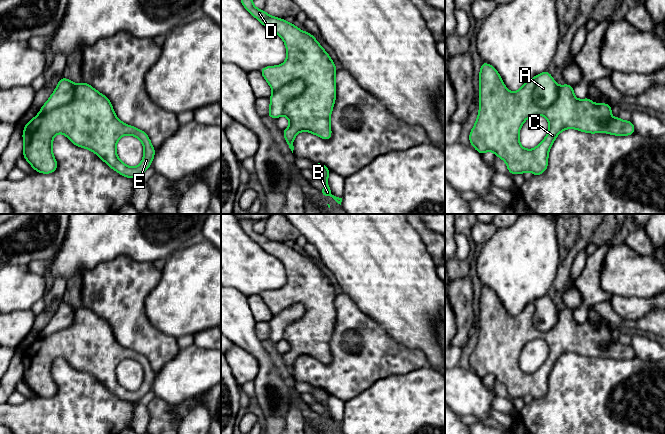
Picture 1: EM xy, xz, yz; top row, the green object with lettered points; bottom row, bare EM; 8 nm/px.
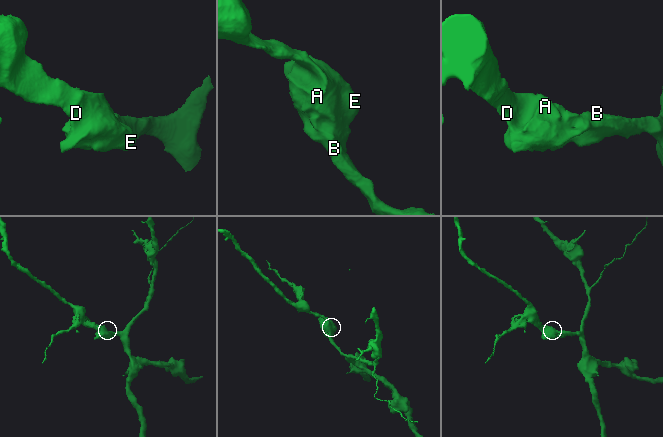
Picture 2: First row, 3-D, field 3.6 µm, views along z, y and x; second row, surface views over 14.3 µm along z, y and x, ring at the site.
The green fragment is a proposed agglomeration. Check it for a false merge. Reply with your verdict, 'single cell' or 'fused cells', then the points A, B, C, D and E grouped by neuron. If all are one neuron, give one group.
fused cells; A / B C D E

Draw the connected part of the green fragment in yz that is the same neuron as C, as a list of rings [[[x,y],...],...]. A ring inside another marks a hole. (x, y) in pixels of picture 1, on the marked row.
[[[482,62],[479,88],[479,113],[469,134],[470,143],[480,155],[493,151],[505,161],[511,175],[531,171],[537,176],[545,172],[551,145],[565,129],[617,136],[635,133],[631,120],[623,121],[618,116],[611,118],[610,104],[595,104],[588,97],[577,100],[570,84],[559,86],[556,101],[550,107],[543,108],[533,99],[533,78],[512,93],[497,70]],[[534,115],[547,118],[549,132],[539,145],[528,150],[519,143],[519,131],[525,120]]]

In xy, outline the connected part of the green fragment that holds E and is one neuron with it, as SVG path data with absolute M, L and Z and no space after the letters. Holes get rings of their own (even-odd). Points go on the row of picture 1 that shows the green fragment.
M84 82L75 85L74 97L69 103L49 112L37 114L25 125L22 135L23 157L35 171L44 174L56 171L58 163L53 156L52 144L53 137L58 133L66 135L74 145L93 151L109 167L127 178L139 177L151 166L155 155L155 149L148 135L136 127L121 122L115 115L109 99ZM124 135L137 137L144 146L144 156L137 167L127 166L117 156L116 143Z

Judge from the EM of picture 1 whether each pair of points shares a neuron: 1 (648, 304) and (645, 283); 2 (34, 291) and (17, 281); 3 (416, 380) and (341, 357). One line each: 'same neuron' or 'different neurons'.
1: different neurons
2: same neuron
3: different neurons

